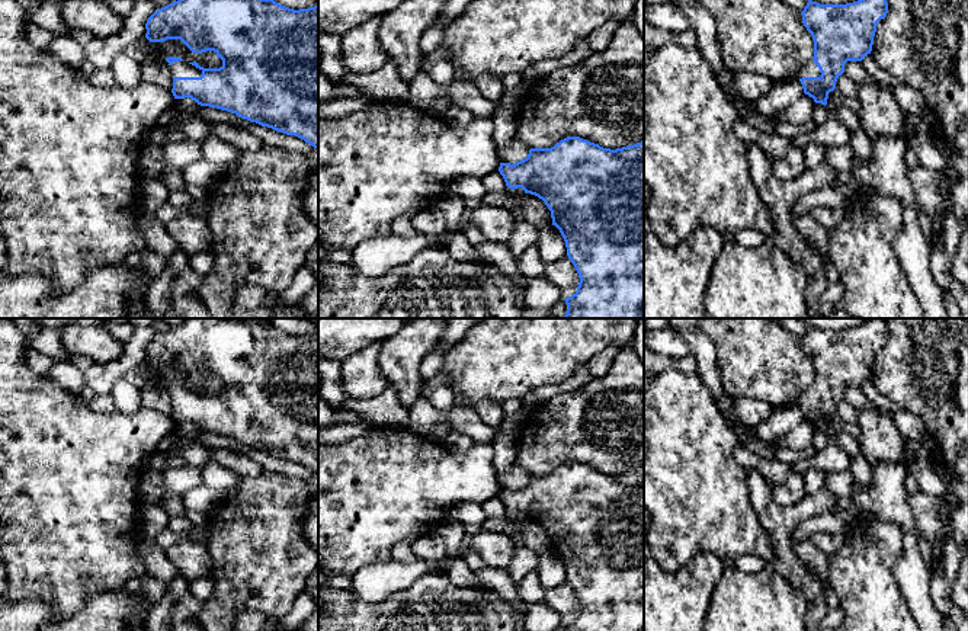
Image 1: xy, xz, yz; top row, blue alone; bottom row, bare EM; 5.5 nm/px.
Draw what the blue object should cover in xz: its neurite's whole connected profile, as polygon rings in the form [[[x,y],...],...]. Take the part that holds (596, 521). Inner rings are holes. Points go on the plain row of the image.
[[[567,462],[551,474],[531,474],[528,483],[515,490],[500,489],[499,497],[507,513],[522,513],[525,519],[542,525],[551,536],[552,551],[560,555],[565,567],[567,582],[580,603],[577,616],[564,625],[567,631],[644,631],[644,467],[610,475],[580,462]]]

